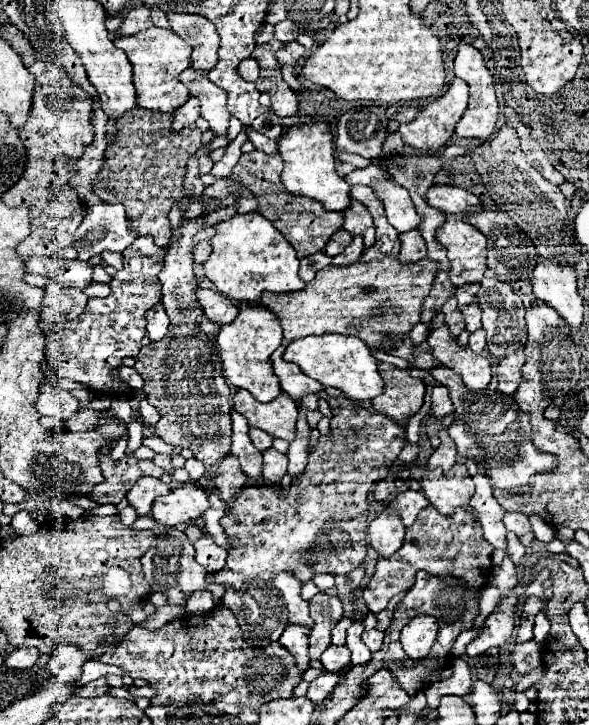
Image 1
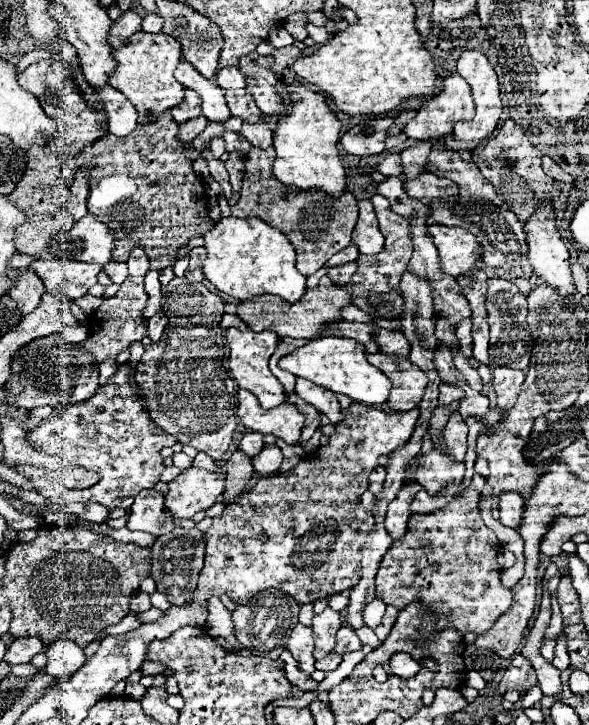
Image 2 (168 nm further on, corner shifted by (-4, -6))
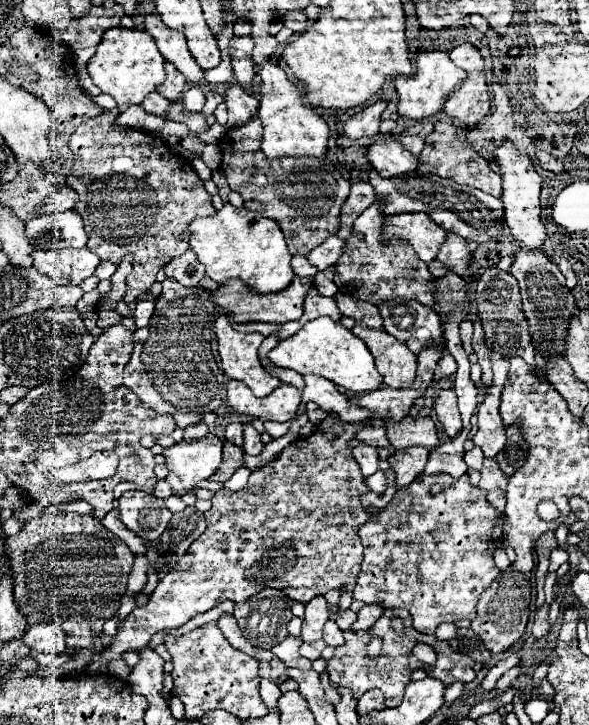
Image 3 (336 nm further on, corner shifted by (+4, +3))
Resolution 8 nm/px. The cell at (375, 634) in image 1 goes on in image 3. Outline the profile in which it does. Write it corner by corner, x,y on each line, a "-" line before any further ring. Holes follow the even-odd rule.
345,609
345,611
337,611
337,625
343,629
343,631
349,631
351,629
351,625
355,623
355,619
357,619
357,615
351,611
351,609

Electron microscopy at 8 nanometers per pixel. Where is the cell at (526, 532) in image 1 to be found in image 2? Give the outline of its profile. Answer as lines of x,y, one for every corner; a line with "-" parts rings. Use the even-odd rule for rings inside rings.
515,492
501,494
501,500
499,500
501,518
499,518
499,522
503,526
519,530
521,522
523,522
523,508
525,508
525,500
519,494
515,494

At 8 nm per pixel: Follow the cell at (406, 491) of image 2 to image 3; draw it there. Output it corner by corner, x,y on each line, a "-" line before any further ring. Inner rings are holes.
417,445
403,449
403,451
393,451
387,461
395,471
395,485
407,487
411,481
415,481
415,477
425,469
427,455
429,451

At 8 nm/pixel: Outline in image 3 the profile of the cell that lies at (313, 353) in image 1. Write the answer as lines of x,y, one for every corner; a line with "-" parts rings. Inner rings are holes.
319,317
303,325
295,335
283,339
277,347
269,351
269,359
283,369
293,369
301,375
313,373
325,379
331,379
335,385
345,387
353,393
365,393
379,389
383,385
383,377
379,375
373,355
369,353
367,345
351,333
345,325
331,321
329,317

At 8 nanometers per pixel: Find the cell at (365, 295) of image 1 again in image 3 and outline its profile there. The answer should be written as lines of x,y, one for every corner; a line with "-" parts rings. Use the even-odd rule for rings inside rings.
295,277
289,287
285,287
283,291
279,293
255,293
255,291
249,291
247,287
243,287
243,283
239,279
231,279
227,281
225,285
217,285
215,289
209,291
209,297
211,301
229,311
233,315
233,323
251,323
251,321
267,321
267,323
287,323
287,321
295,321
301,313
303,313
303,297
307,293
307,289
311,287
309,279
307,277

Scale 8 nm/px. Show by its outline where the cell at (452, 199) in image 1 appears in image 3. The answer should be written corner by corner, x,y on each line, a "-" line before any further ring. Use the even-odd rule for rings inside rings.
379,139
371,143
367,149
367,159
383,177
409,173
419,165
419,161
399,143
399,139

